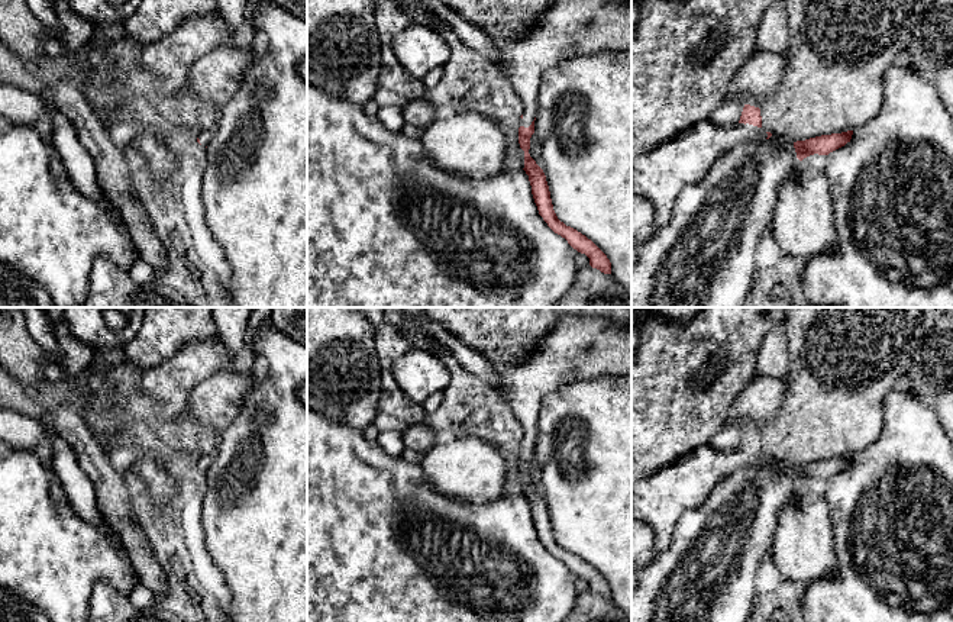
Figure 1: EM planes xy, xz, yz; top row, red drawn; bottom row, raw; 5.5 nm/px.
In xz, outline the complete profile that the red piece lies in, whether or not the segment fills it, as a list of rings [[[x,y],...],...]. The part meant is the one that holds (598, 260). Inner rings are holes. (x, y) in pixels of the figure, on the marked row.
[[[556,0],[550,9],[527,32],[517,38],[490,35],[495,42],[500,58],[497,65],[511,81],[514,91],[523,101],[519,128],[519,144],[524,151],[524,171],[529,175],[532,194],[539,215],[547,226],[581,254],[589,258],[589,265],[604,274],[611,274],[607,255],[585,235],[561,222],[553,210],[549,186],[543,170],[530,157],[530,138],[534,133],[537,94],[542,75],[561,62],[589,52],[631,52],[631,4],[627,0]]]

